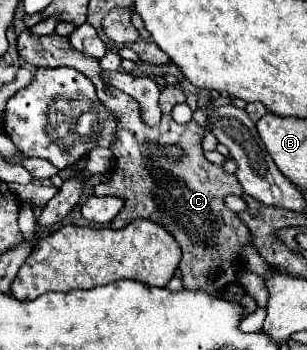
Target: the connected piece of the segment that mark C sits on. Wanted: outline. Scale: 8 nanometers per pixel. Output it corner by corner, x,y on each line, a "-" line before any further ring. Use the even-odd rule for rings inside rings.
28,28
20,32
18,36
18,52
20,58
28,64
40,68
58,68
58,66
70,66
80,72
84,72
96,86
98,100
106,106
108,112
112,112
116,120
116,138
110,146
112,154
116,156
116,168
106,184
94,186
94,194
98,196
118,196
124,200
122,212
110,222
110,228
124,228
134,218
150,218
164,226
180,244
182,248
182,262
178,266
184,290
202,290
212,296
236,302
242,306
244,314
256,310
256,300
250,294
234,294
230,292
230,280
238,280
236,262
242,260
242,250
246,246
252,246
250,230
242,220
238,220
238,214
232,212
224,198
230,194
242,196
244,190
238,184
238,178
234,174
228,174
222,166
212,164
202,154
202,128
194,124
192,120
188,124
178,124
172,120
170,110
174,104
184,102
184,94
174,88
166,86
160,94
160,110
162,120
154,128
148,124
142,124
142,110
138,108
138,102
134,102
132,96
126,96
122,90
116,90
100,80
100,66
98,60
80,54
78,50
68,44
66,36
34,36
-
156,144
178,144
184,148
186,158
178,164
168,162
156,152

